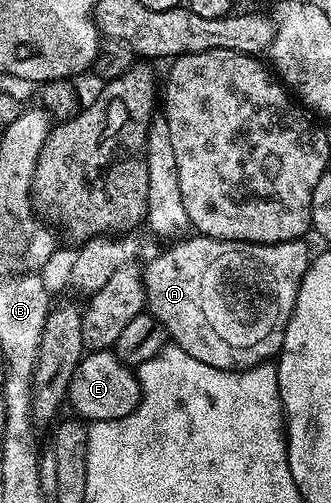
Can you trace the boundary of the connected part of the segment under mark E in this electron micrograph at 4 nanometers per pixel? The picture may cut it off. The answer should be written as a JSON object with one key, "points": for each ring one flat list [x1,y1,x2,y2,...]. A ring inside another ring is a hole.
{"points":[[90,350,74,368,68,393,68,404,74,407,73,415,86,422,95,420,119,420,142,401,142,387,131,365,125,364,110,350]]}

